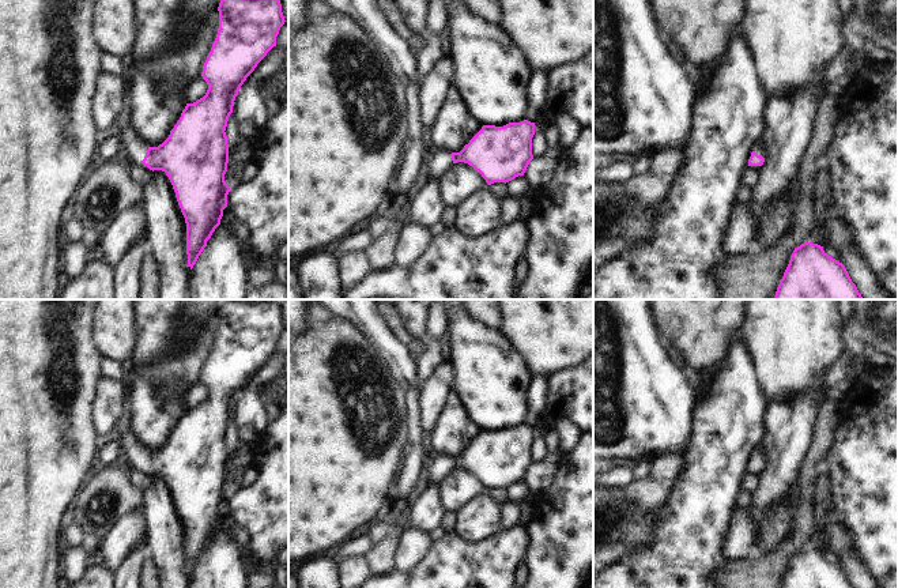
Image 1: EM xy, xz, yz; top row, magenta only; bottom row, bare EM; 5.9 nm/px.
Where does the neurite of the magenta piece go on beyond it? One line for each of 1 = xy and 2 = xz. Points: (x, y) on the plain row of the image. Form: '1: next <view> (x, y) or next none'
1: next xy (135, 451)
2: next xz (440, 467)

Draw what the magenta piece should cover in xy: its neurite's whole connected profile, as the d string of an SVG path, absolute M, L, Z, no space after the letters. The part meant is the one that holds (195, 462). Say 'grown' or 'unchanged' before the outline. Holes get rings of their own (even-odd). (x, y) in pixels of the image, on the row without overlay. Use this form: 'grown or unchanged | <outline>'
grown | M224 299L218 316L219 335L201 377L208 389L205 400L186 408L169 442L158 452L148 452L131 430L120 437L129 468L143 468L152 476L165 476L169 482L186 528L186 559L190 574L220 529L223 514L227 512L230 491L224 486L224 479L229 449L224 436L235 402L257 369L276 351L276 342L286 327L280 305L275 299Z

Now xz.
grown | M524 425L503 431L483 430L460 457L431 455L429 483L441 485L453 468L464 467L482 479L488 490L524 480L532 460L535 427Z

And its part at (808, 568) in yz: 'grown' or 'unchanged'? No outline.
unchanged

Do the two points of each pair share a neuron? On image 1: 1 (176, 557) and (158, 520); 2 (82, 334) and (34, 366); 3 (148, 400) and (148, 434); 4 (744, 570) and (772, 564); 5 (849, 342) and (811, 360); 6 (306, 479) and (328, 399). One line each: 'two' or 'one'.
1: one
2: one
3: one
4: one
5: two
6: one

